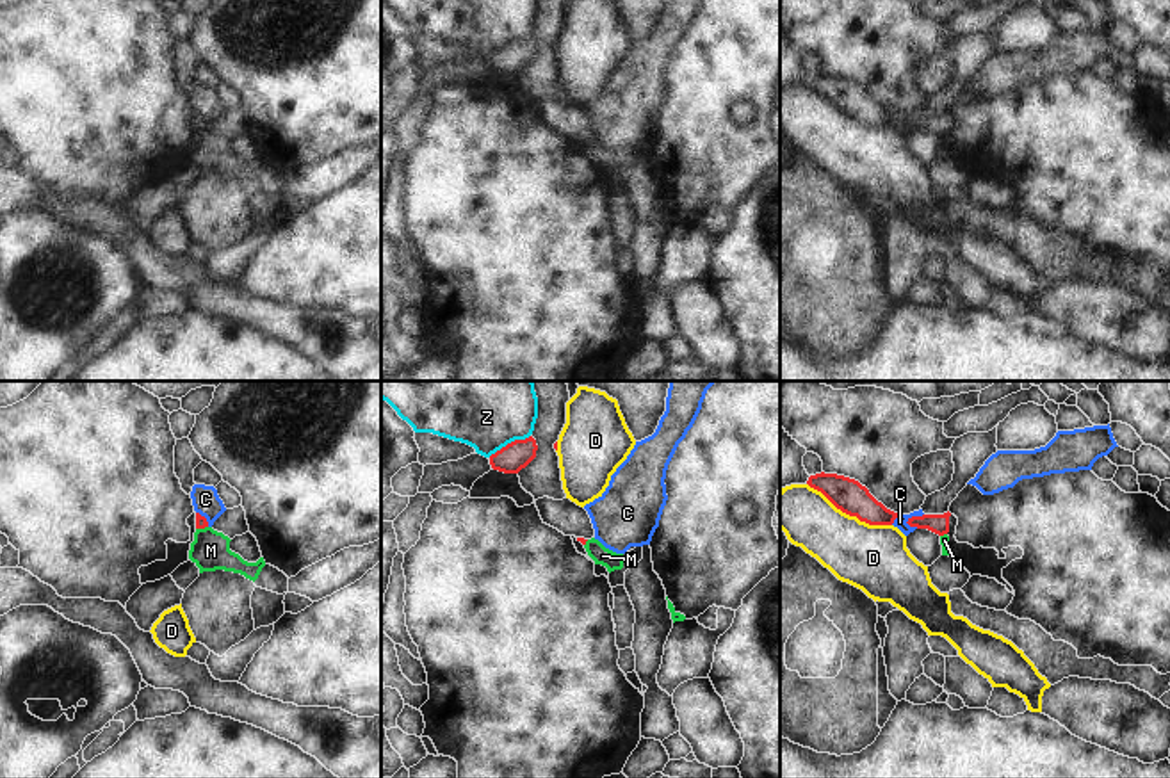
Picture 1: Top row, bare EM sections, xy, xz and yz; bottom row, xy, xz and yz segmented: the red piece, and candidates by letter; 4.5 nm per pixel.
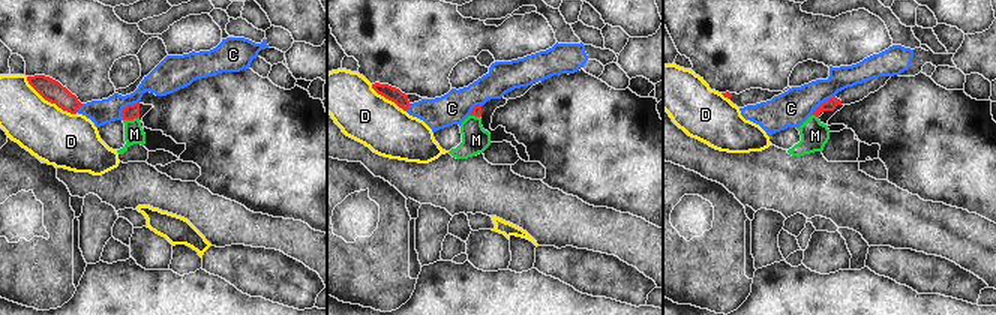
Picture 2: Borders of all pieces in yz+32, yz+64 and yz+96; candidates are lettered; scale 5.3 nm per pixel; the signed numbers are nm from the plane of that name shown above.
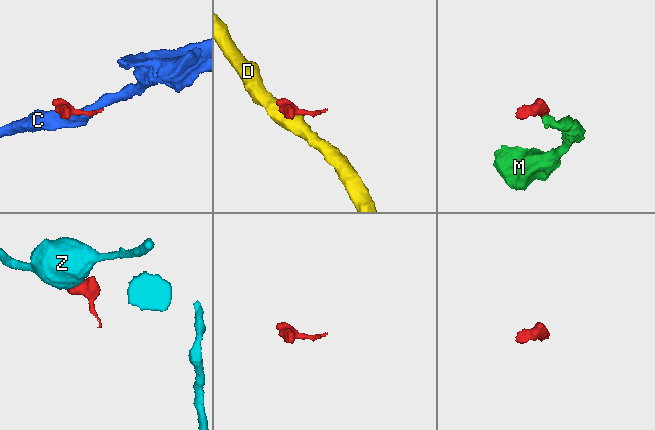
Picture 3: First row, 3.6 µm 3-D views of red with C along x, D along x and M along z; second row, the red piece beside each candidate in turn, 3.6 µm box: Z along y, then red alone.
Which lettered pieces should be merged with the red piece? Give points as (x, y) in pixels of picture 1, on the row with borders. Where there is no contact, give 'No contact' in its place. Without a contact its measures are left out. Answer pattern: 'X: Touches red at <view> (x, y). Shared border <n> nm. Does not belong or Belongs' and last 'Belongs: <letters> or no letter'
C: Touches red at yz (914, 517). Shared border 100 nm. Does not belong
D: Touches red at yz (850, 515). Shared border 440 nm. Does not belong
M: Touches red at xy (202, 527). Shared border 60 nm. Does not belong
Z: Touches red at xz (508, 444). Shared border 220 nm. Does not belong
Belongs: no letter

